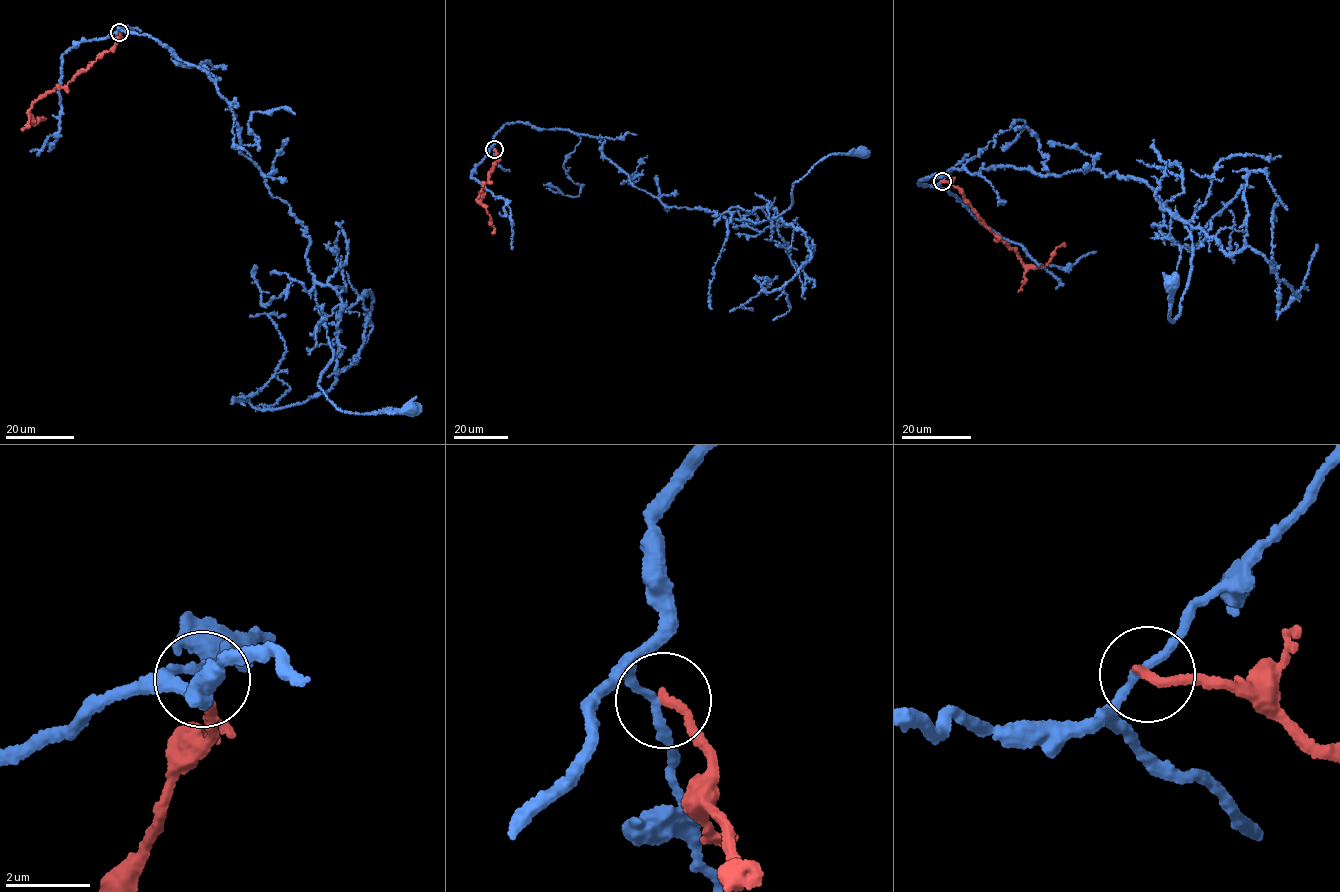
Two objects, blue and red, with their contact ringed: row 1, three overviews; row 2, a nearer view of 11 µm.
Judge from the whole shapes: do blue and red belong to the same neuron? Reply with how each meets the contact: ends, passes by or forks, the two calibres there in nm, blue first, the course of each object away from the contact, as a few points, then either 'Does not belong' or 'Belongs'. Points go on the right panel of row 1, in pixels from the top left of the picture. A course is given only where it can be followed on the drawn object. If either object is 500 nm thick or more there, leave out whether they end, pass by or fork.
At the ring blue passes by. At the ring red ends. Thickness 180 nm (blue) against 240 nm. Course of blue: (941, 181), (919, 185), (954, 168), (1008, 165), (1141, 180), (1191, 238), (1172, 321), (1171, 284). Course of red: (941, 181), (961, 189), (986, 227), (1016, 250), (1024, 264), (1035, 269), (1046, 265), (1052, 254), (1064, 246). Does not belong

